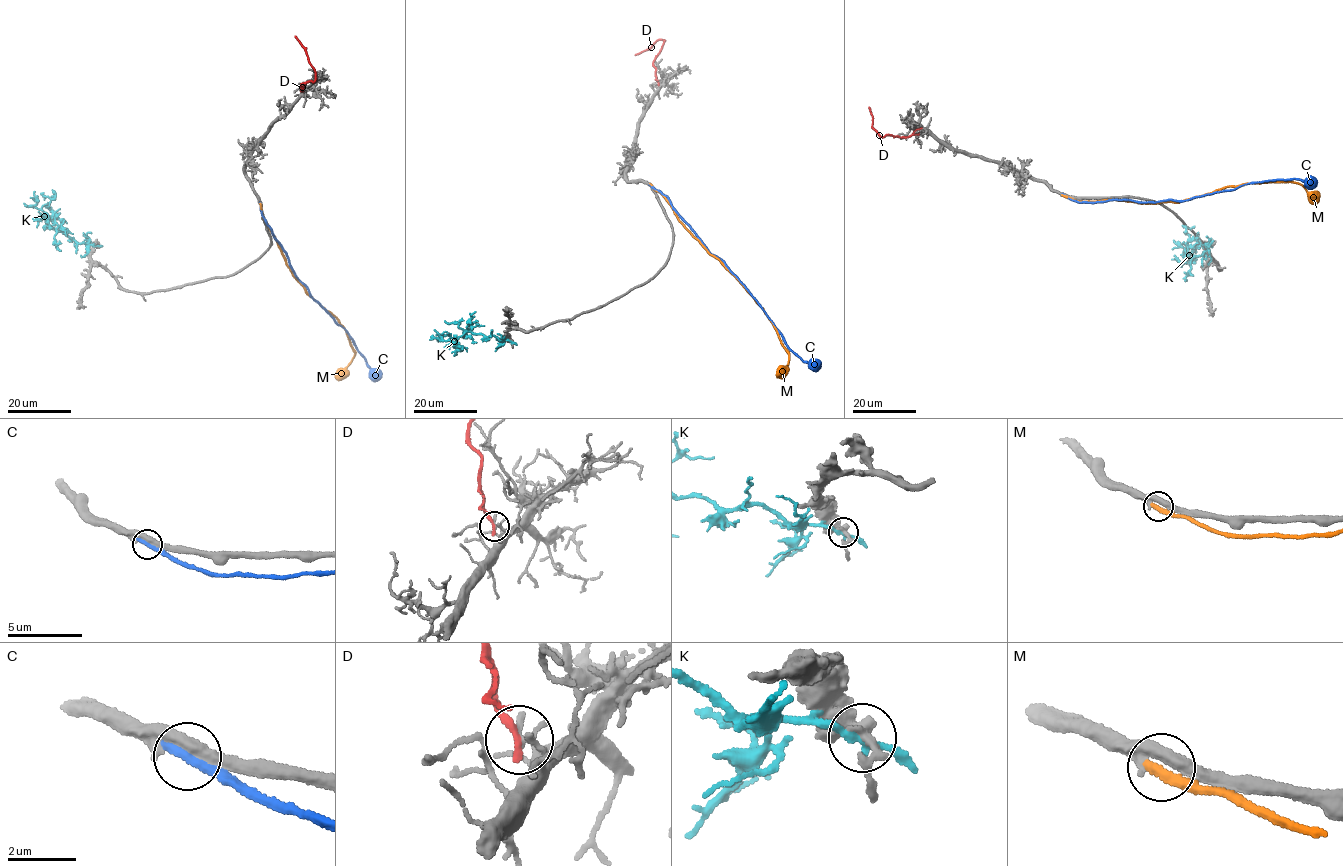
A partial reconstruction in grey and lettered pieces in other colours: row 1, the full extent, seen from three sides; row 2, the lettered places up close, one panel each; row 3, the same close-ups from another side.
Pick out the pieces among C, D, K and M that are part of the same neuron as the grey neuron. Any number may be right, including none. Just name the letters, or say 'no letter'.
M

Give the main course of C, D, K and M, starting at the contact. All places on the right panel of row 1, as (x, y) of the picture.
C: (1064, 195), (1086, 203), (1112, 199), (1179, 201), (1265, 180), (1298, 179), (1312, 186), (1314, 184)
D: (919, 128), (907, 137), (879, 135), (872, 127), (869, 107)
K: (1210, 244), (1202, 256), (1191, 259), (1193, 249), (1187, 246), (1189, 237), (1185, 227), (1194, 226)
M: (1063, 195), (1081, 202), (1113, 199), (1175, 202), (1250, 183), (1287, 181), (1300, 183), (1318, 201)

